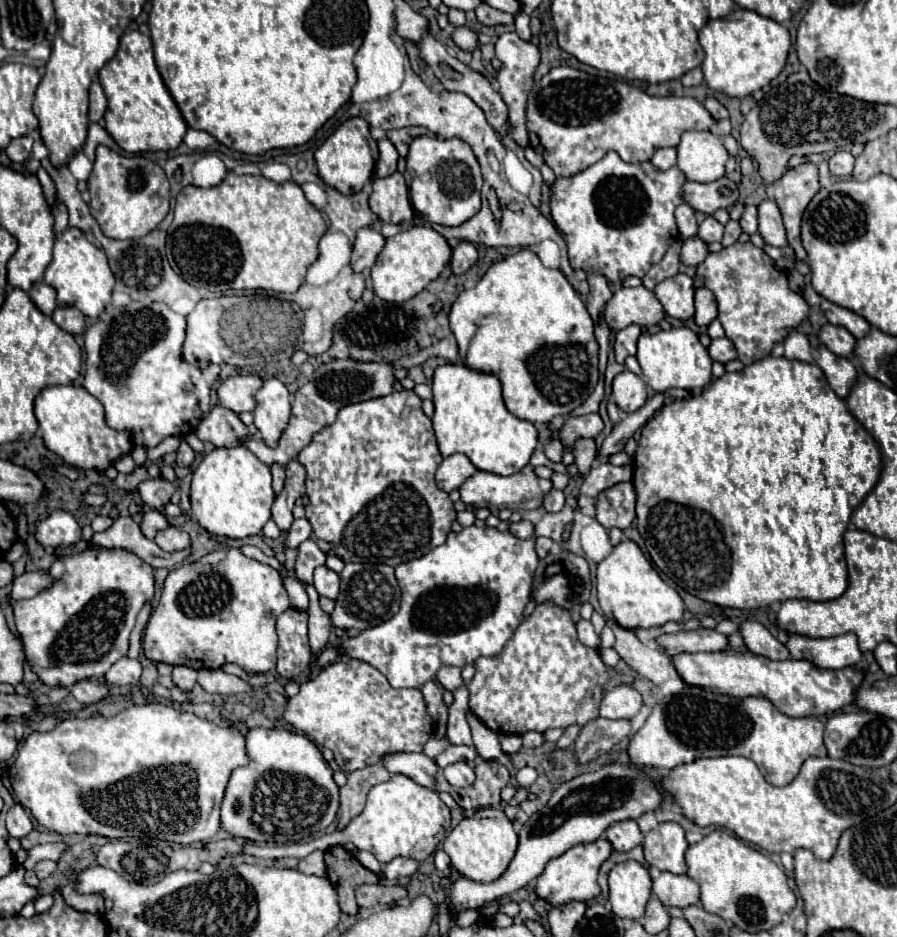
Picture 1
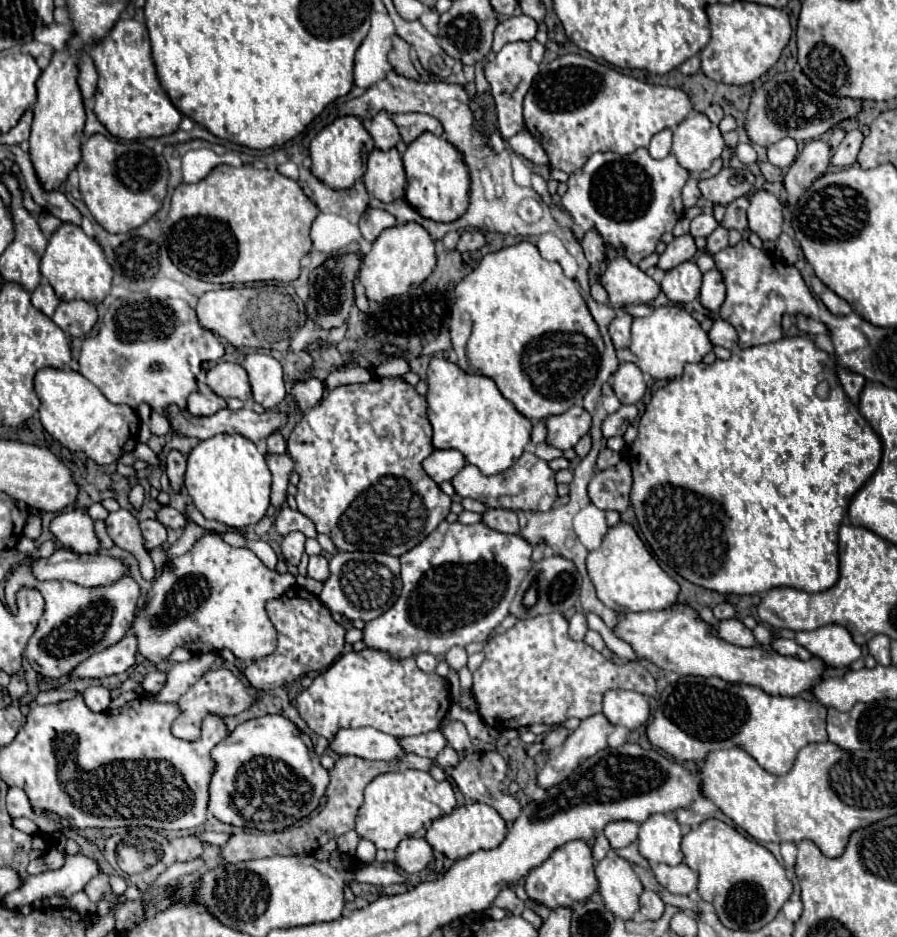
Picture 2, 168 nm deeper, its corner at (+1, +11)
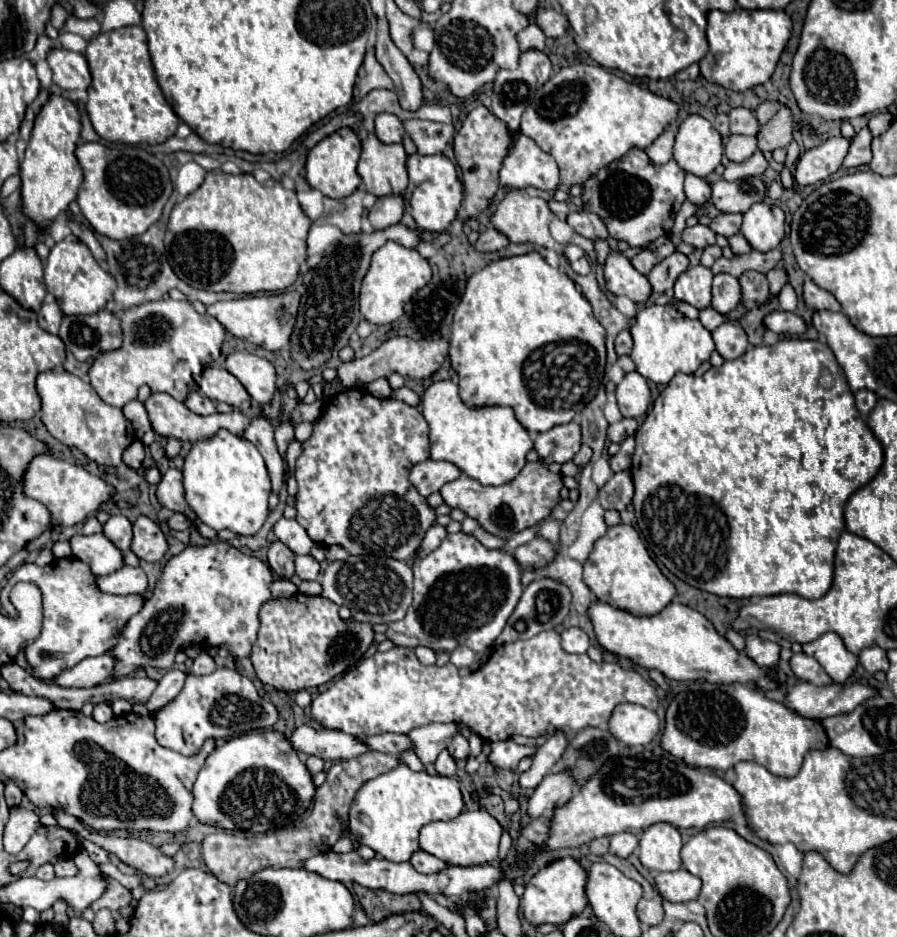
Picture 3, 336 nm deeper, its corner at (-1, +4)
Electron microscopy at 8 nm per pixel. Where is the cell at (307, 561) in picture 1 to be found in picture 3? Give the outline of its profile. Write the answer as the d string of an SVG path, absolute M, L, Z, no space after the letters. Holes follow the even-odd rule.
M273 541L269 545L267 559L269 559L269 567L271 567L271 571L275 575L279 575L283 579L291 579L293 577L293 559L295 559L295 555L281 541Z

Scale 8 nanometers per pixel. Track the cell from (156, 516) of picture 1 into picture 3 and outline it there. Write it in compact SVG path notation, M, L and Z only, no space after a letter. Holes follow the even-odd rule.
M173 513L167 523L169 523L171 529L177 529L177 531L185 531L185 529L191 527L191 521L183 513Z

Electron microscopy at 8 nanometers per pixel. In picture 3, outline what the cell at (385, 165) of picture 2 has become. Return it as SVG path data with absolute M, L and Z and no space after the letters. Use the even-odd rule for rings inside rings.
M369 133L361 143L361 159L357 173L363 179L365 191L375 197L405 193L407 189L407 169L405 169L405 149L401 143L385 145L375 133Z

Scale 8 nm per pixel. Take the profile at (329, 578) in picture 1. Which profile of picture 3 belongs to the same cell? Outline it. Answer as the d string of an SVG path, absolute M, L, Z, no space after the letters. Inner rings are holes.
M297 555L295 557L295 573L303 579L303 581L309 581L309 579L317 579L319 577L319 563L311 557L311 555Z

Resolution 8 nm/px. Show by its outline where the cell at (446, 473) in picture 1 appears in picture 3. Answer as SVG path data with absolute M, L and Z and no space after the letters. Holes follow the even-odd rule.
M427 459L423 463L413 465L409 479L423 497L429 497L431 493L439 491L447 481L453 481L459 475L461 475L461 471L453 463Z

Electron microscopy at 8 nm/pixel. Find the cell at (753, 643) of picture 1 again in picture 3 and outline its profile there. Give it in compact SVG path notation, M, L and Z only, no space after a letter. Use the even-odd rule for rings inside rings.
M797 653L793 655L791 659L791 669L793 673L803 679L803 681L809 681L813 685L831 685L831 677L827 677L827 673L823 671L823 667L813 659L813 657L807 657L805 653ZM829 679L829 681L827 681Z

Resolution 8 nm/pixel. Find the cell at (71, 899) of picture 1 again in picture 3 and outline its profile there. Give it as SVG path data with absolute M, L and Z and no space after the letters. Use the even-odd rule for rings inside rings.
M111 879L111 889L107 889L107 893L103 893L103 897L99 901L95 901L95 905L91 905L93 911L99 911L103 907L117 911L119 907L125 907L133 901L133 895L127 887L123 887L121 883L117 883L115 879Z

